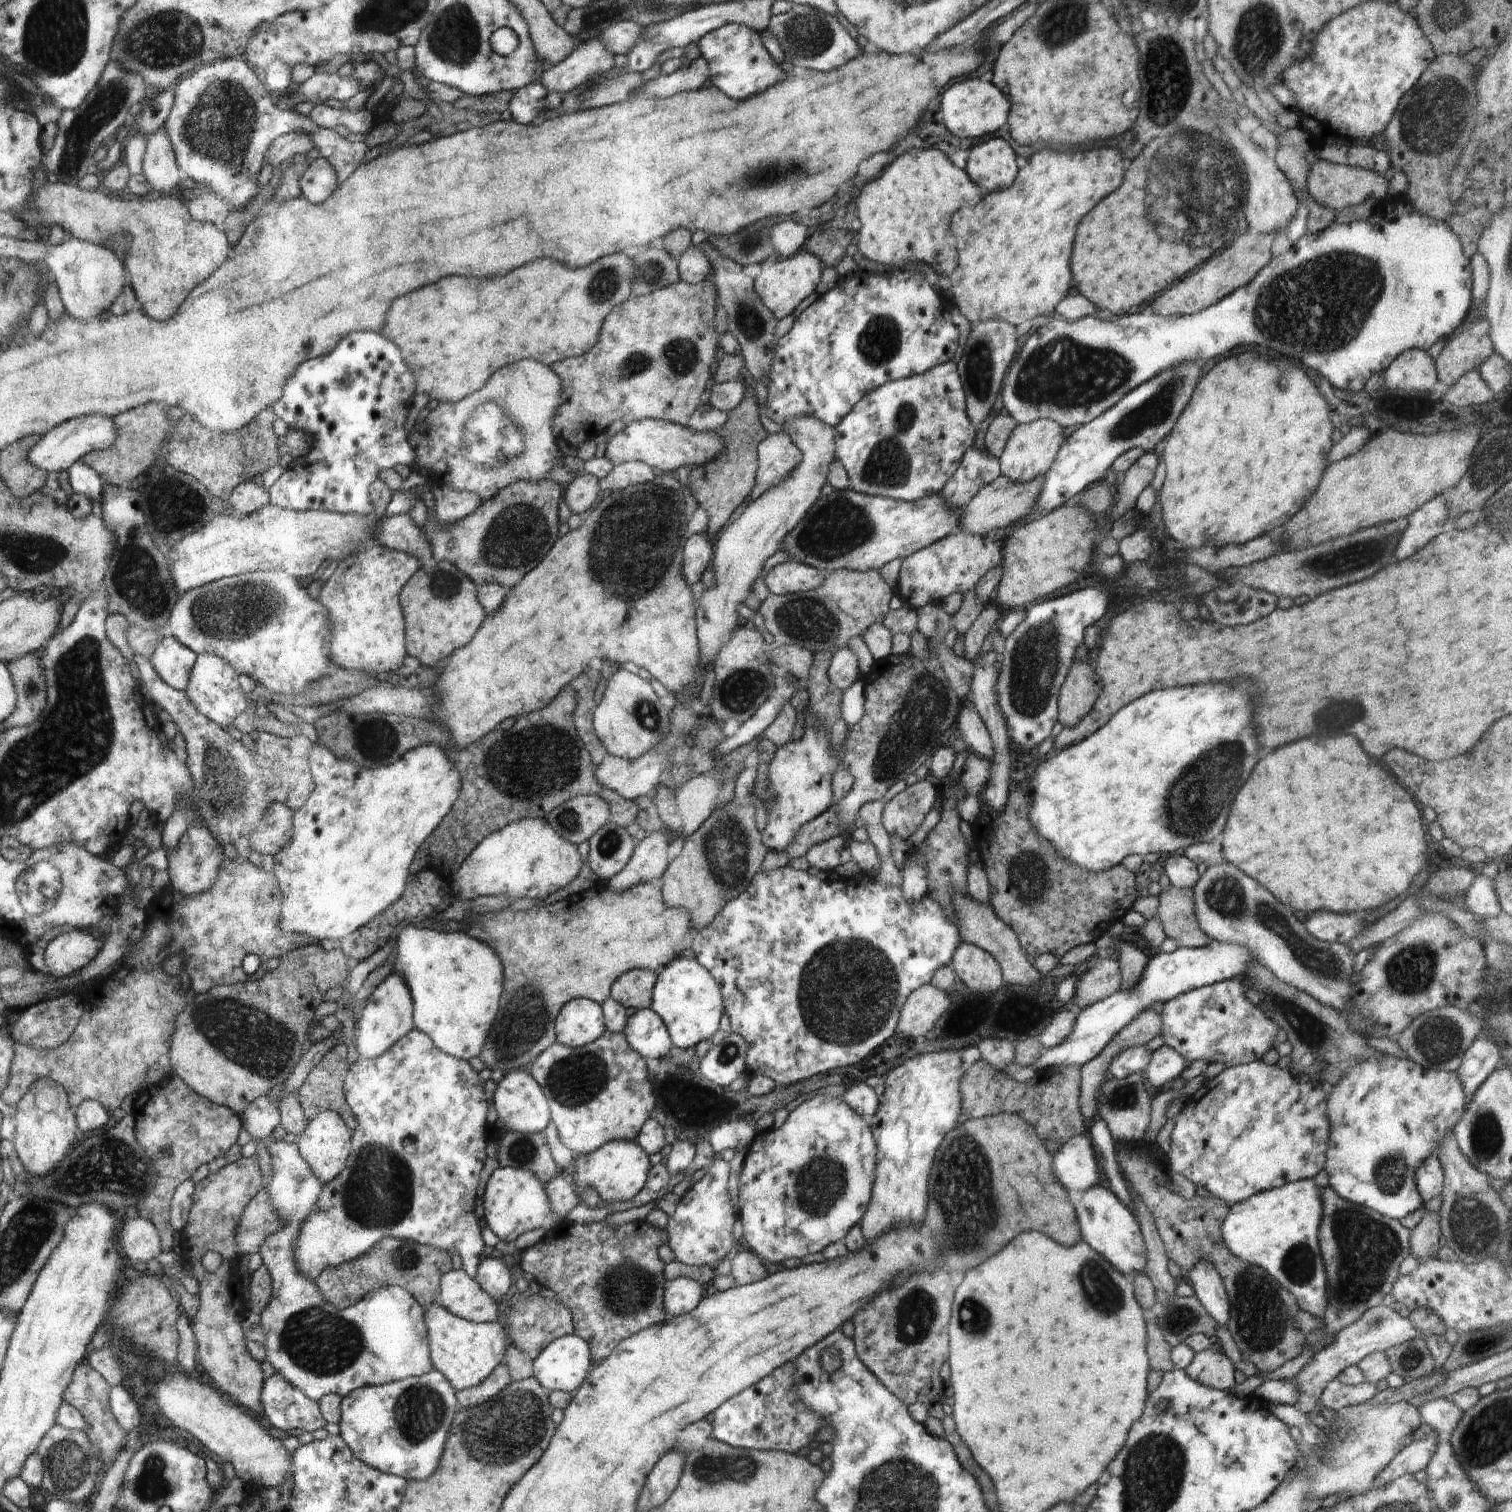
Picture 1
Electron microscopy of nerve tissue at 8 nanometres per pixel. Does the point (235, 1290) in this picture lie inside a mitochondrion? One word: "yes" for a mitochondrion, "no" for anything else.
no

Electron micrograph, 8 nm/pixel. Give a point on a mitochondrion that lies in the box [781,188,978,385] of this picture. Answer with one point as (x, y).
(878, 343)

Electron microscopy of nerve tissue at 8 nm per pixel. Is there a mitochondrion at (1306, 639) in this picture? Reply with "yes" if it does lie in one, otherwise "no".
no

